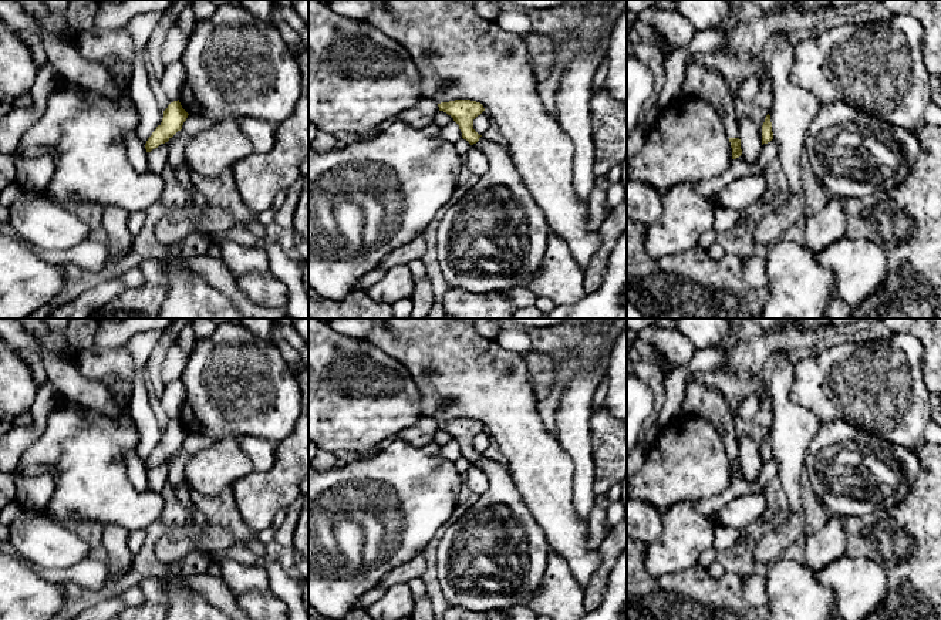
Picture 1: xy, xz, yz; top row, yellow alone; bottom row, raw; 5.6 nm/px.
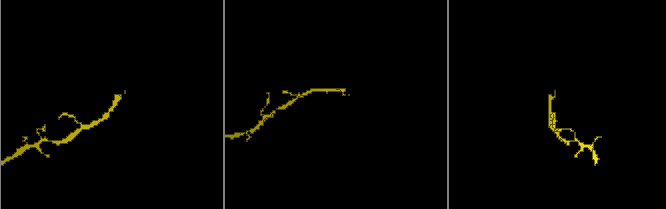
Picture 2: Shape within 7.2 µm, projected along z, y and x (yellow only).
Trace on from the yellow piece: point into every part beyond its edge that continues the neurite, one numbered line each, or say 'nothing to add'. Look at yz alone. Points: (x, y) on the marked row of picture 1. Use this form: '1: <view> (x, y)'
1: yz (700, 83)

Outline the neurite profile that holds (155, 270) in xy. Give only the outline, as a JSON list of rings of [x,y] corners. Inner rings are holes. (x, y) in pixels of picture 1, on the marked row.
[[[148,259],[139,264],[139,269],[146,283],[168,287],[169,264],[163,259]]]

